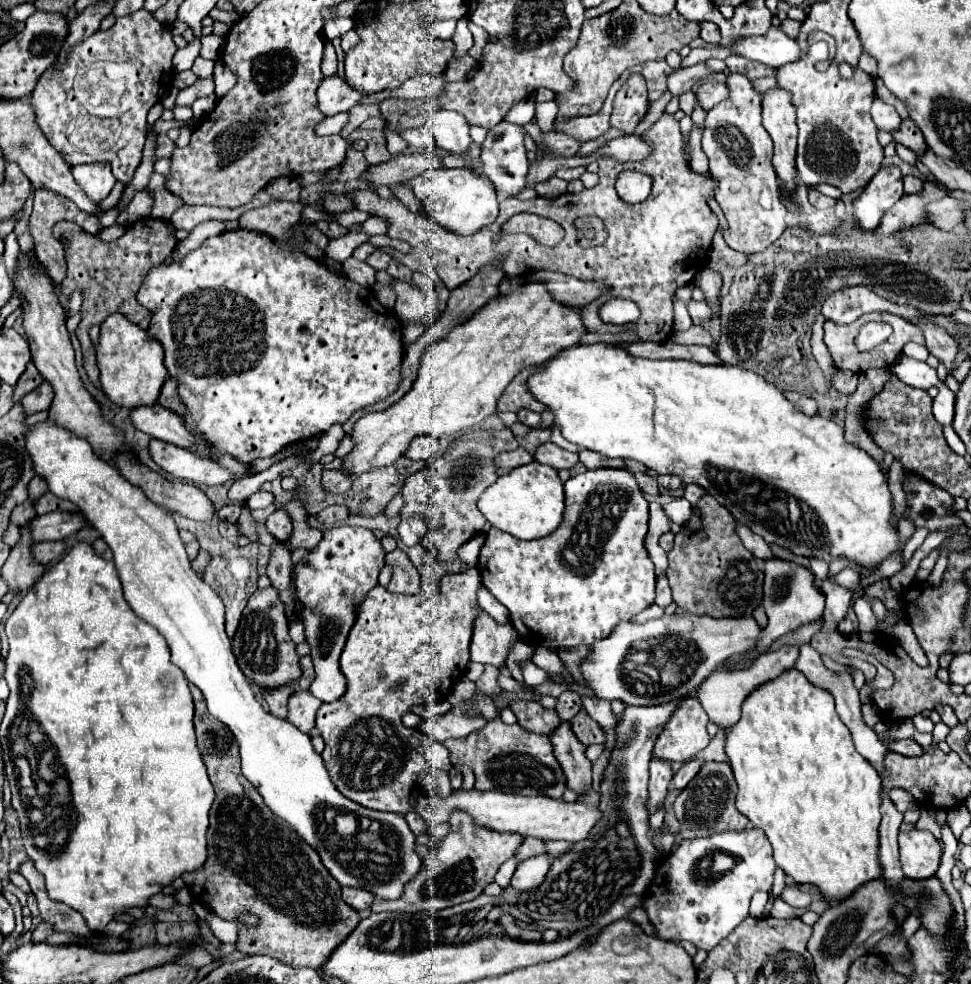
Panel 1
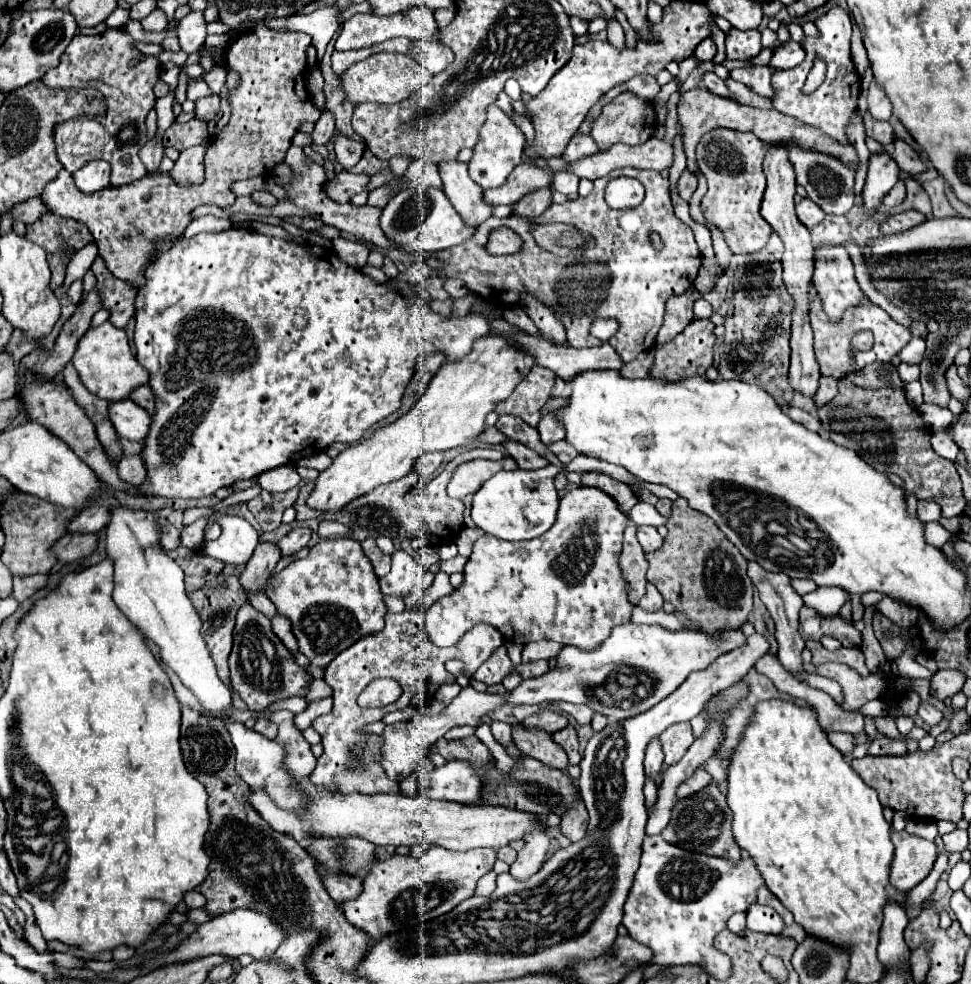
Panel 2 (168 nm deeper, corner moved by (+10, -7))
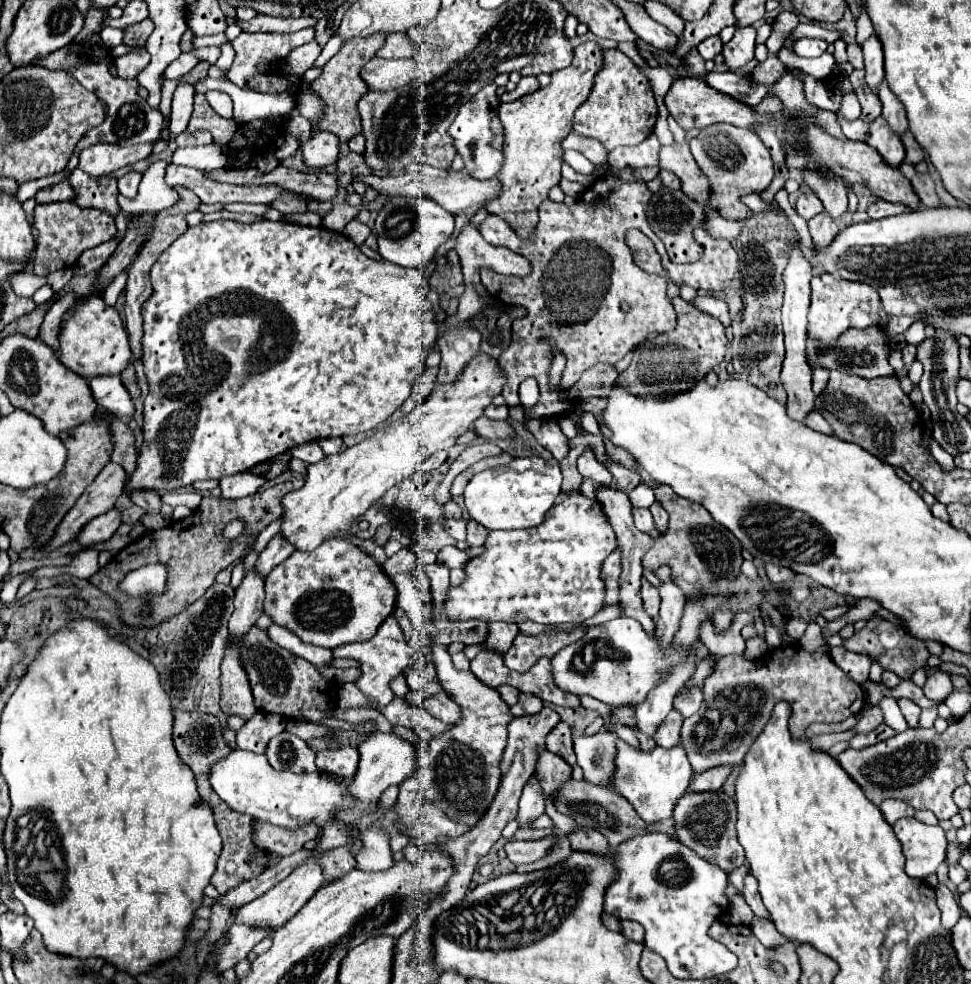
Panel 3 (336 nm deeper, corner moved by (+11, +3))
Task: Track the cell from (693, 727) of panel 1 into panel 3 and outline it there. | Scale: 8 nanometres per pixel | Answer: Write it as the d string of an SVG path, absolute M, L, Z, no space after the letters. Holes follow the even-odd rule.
M671 711L667 715L667 719L663 721L663 725L657 729L657 735L653 737L657 745L661 747L677 747L681 741L681 727L683 727L683 715L679 711Z

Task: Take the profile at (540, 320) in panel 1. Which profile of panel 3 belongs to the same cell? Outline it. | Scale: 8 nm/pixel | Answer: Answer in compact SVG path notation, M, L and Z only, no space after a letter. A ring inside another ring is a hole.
M479 351L453 383L437 383L433 393L425 397L417 409L387 423L361 443L309 465L305 485L283 497L285 523L281 535L293 541L297 549L311 551L329 537L349 533L349 525L389 487L407 479L417 465L435 451L455 445L457 437L469 431L475 419L483 415L485 407L493 401L493 393L501 393L505 377L499 361Z

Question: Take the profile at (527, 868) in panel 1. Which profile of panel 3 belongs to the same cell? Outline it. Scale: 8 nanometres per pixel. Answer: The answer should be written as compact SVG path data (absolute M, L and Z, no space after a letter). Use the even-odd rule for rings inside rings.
M533 775L531 781L525 785L525 791L519 801L519 813L517 821L521 829L533 829L533 821L545 813L545 799L541 795L541 785L537 783L537 777Z

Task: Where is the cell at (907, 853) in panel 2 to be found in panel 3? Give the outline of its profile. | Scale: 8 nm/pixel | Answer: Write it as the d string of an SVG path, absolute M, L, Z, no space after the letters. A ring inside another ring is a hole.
M915 817L899 819L893 825L897 839L903 845L905 855L905 873L915 879L925 879L937 871L937 867L945 861L947 839L941 827L931 827Z

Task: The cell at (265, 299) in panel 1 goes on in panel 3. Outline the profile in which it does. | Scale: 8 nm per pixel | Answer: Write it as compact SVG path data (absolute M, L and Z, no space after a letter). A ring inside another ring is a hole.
M267 219L251 225L239 221L199 223L189 227L159 255L151 267L151 285L153 295L141 307L143 365L149 383L149 395L145 397L143 409L143 445L139 449L137 467L123 489L125 495L139 489L163 493L189 487L201 479L223 479L227 475L251 471L255 465L315 439L371 431L391 417L393 411L409 397L411 387L425 365L427 349L437 340L433 305L427 299L429 283L421 271L405 269L389 261L373 261L343 233L335 233L325 227L303 227L297 223Z

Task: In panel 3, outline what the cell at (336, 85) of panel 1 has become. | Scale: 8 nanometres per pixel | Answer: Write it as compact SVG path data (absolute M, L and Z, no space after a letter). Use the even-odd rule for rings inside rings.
M317 131L311 135L311 139L301 147L303 151L303 159L309 167L313 169L321 169L329 163L335 163L337 161L337 149L339 145L339 139L337 135L329 133L329 131Z

